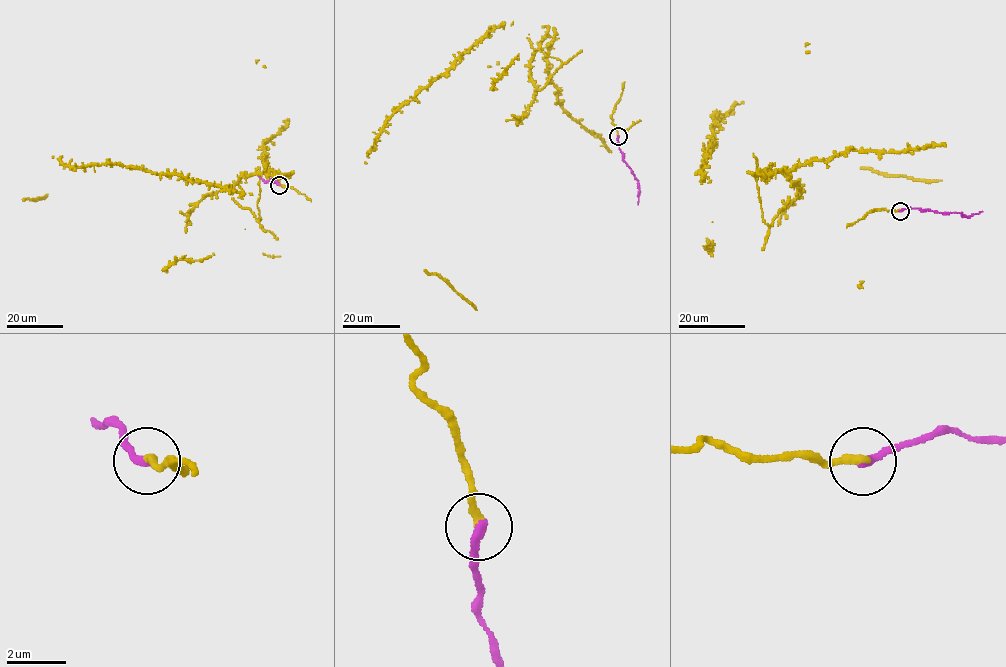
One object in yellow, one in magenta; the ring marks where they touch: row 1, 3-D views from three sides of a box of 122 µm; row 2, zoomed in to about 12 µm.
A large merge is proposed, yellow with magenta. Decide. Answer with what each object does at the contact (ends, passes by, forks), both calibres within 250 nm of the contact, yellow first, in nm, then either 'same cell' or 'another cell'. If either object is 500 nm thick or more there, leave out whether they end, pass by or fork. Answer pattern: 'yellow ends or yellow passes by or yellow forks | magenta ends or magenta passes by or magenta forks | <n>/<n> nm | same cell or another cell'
yellow ends | magenta ends | 300/300 nm | another cell

